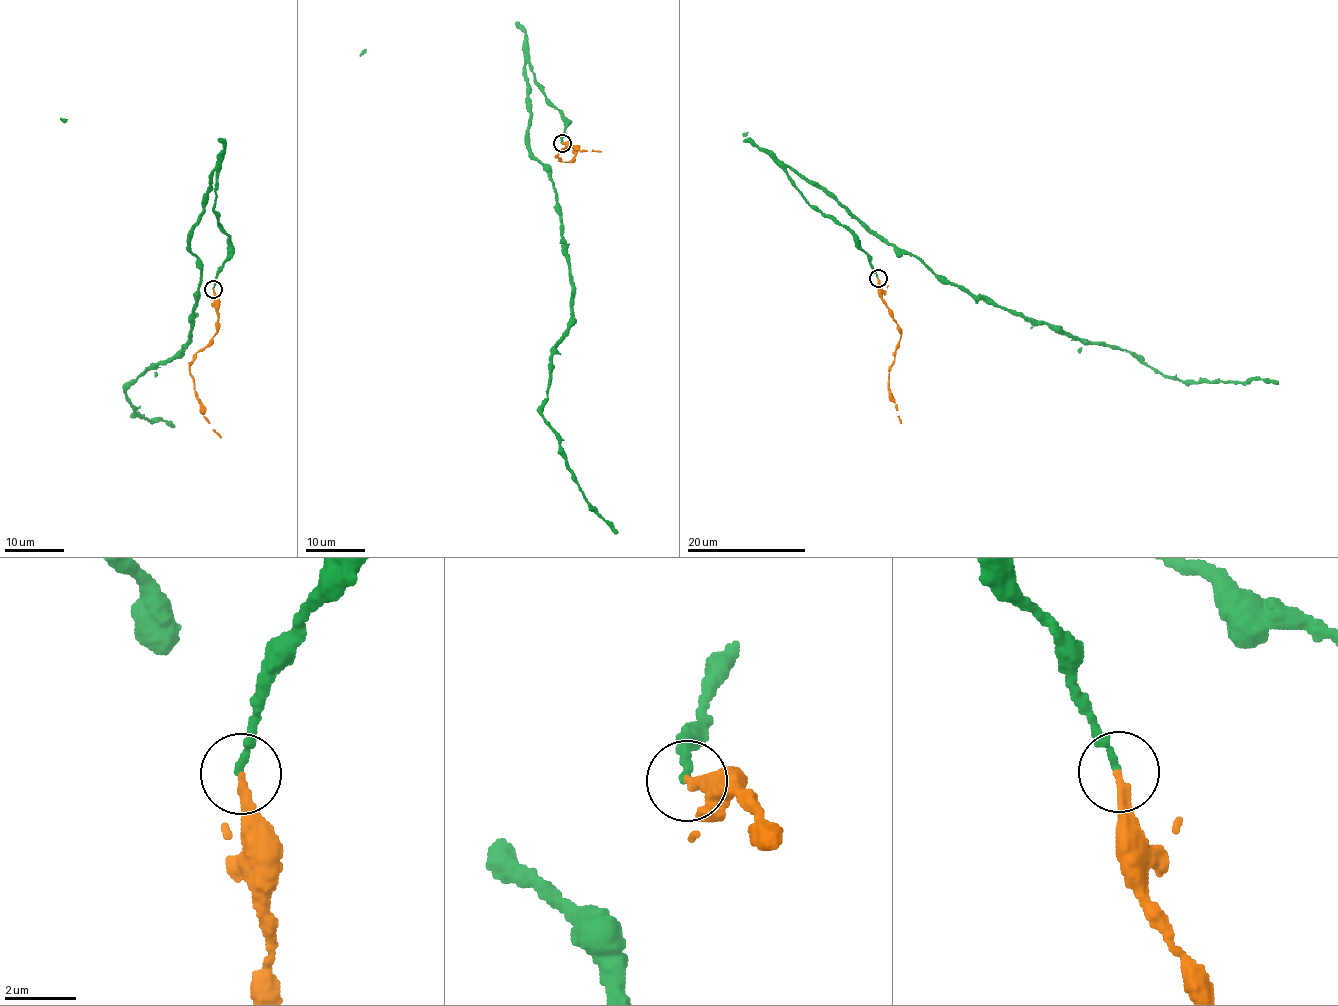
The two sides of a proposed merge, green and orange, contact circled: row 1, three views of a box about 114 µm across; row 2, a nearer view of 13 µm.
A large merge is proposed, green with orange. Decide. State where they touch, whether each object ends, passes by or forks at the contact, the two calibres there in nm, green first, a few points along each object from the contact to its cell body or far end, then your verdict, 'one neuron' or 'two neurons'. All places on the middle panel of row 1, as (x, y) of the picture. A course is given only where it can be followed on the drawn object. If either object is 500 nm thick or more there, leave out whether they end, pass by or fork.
at (562, 143); green ends there; orange ends there; 220 nm thick on the green side, 280 nm on the other; green runs (561, 142), (563, 114), (525, 63), (530, 153), (551, 181), (572, 288), (542, 416), (616, 534); orange runs (562, 142), (573, 147), (576, 155), (568, 162), (562, 162), (556, 156), (562, 149), (601, 152); one neuron

